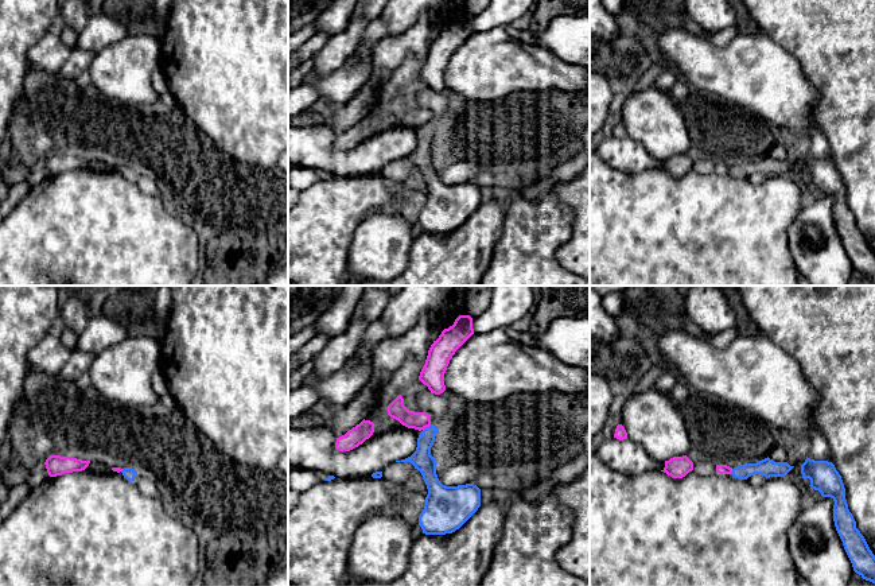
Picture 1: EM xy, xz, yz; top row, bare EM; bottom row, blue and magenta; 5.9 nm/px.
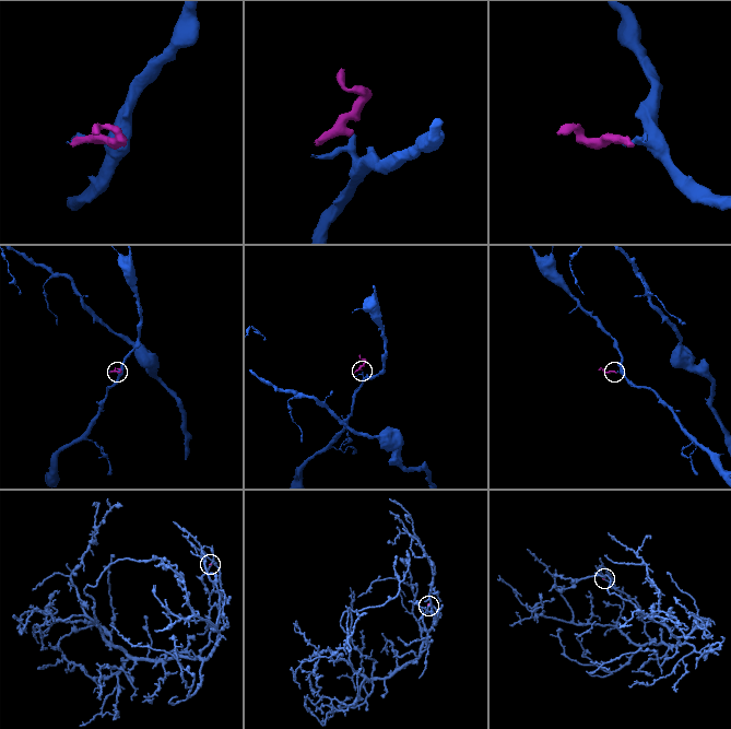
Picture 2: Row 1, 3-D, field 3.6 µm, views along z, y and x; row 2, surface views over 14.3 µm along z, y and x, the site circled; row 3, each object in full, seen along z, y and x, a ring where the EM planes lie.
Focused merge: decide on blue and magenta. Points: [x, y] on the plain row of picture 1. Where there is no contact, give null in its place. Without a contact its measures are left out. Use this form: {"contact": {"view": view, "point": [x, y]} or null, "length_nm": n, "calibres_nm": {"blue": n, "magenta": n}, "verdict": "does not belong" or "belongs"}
{"contact": {"view": "xz", "point": [427, 125]}, "length_nm": 70, "calibres_nm": {"blue": 120, "magenta": 110}, "verdict": "does not belong"}

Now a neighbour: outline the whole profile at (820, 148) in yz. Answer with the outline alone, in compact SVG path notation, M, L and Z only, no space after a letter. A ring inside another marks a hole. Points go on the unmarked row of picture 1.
M809 131L810 148L806 155L814 159L828 159L833 162L831 145L821 131Z

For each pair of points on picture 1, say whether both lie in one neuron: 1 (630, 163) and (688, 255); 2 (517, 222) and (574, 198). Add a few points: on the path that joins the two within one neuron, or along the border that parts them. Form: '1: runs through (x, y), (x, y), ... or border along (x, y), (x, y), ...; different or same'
1: border along (606, 162), (626, 173), (660, 170); different
2: border along (552, 186), (556, 196), (572, 213), (571, 233); different

